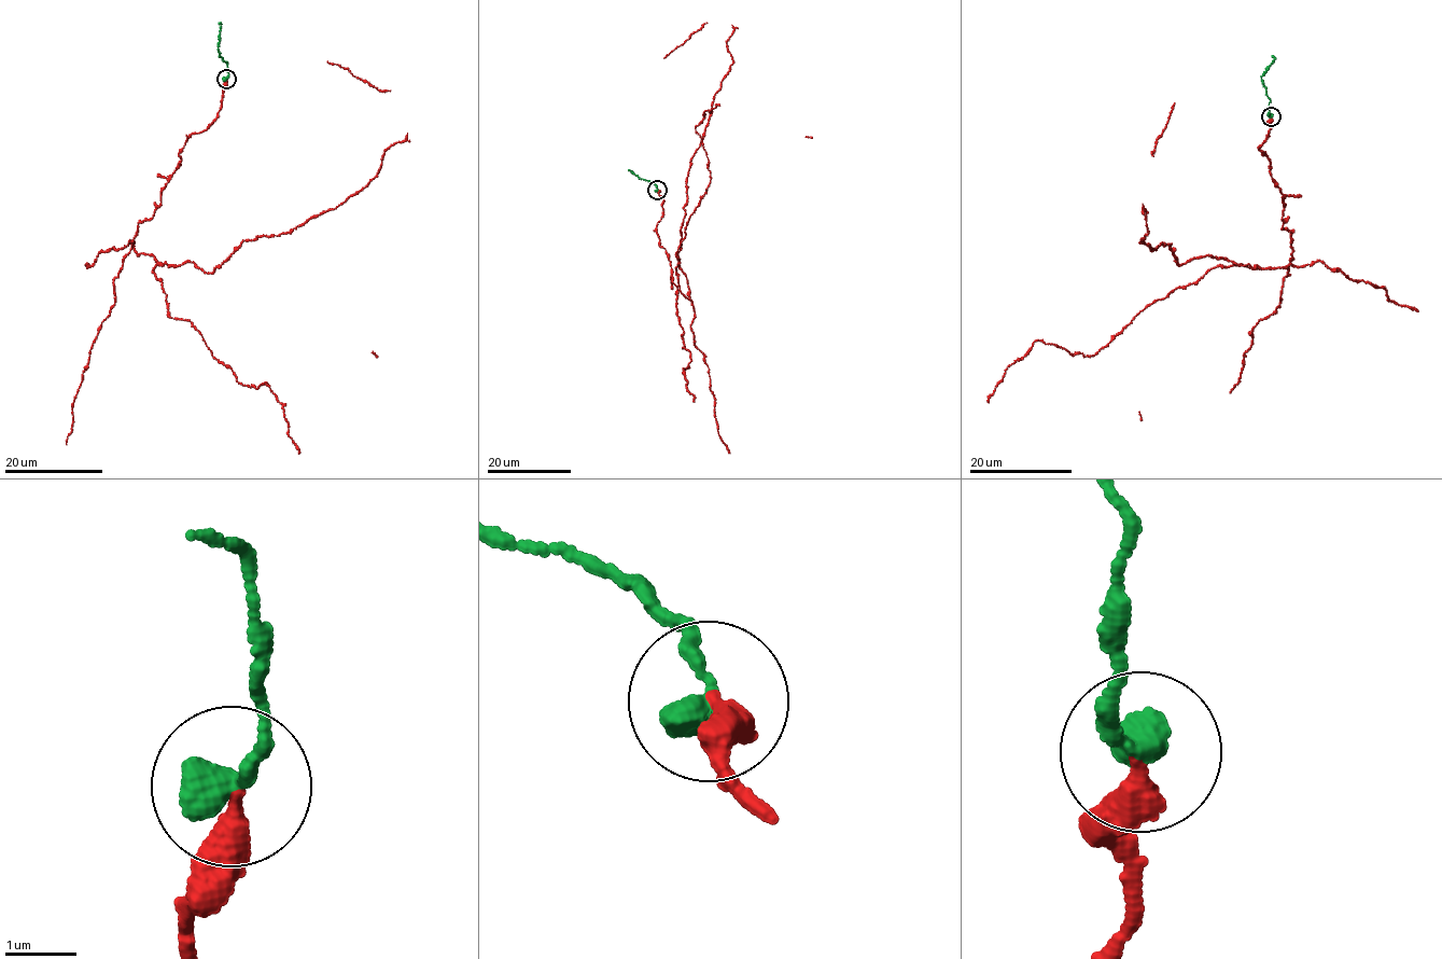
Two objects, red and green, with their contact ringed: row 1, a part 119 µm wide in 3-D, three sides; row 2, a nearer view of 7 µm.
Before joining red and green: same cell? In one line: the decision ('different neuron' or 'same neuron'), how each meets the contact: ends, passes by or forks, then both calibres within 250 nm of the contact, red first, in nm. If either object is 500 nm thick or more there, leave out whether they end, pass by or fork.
same neuron | 400/500 nm

